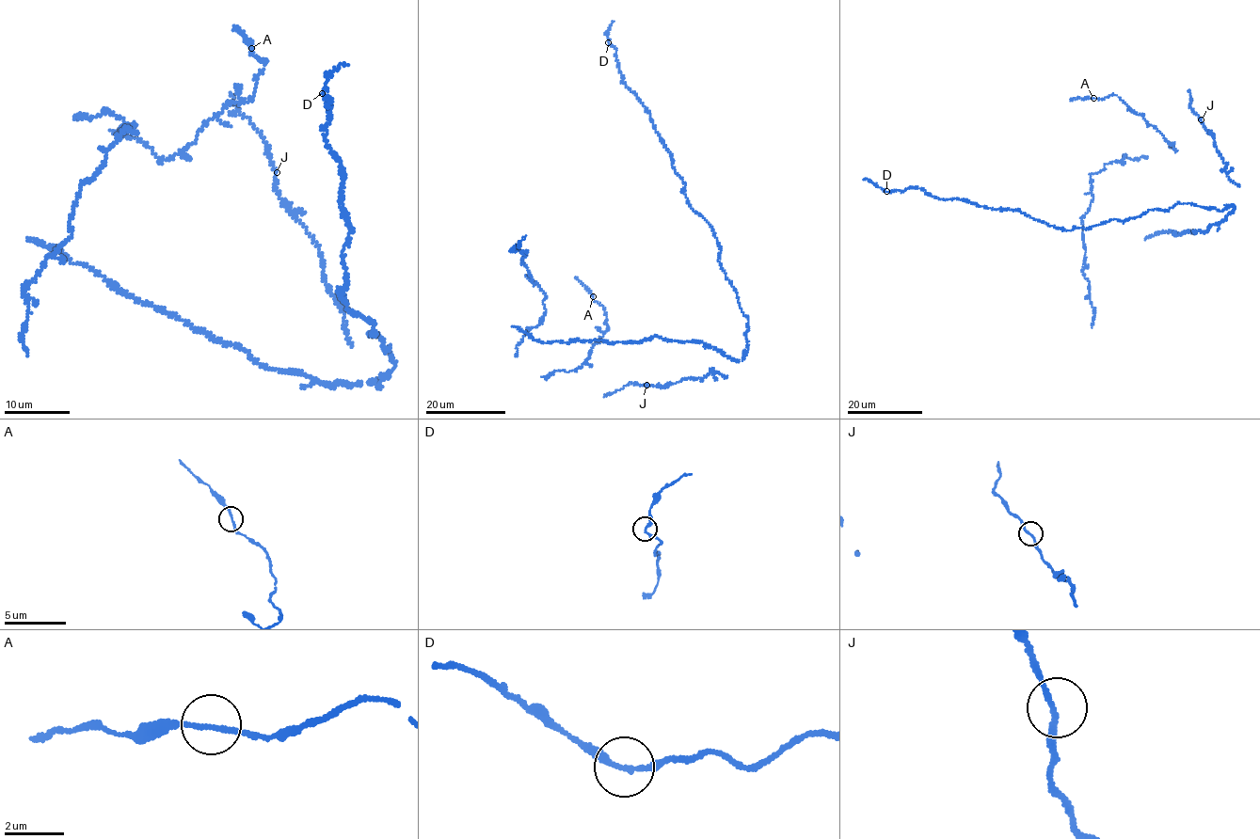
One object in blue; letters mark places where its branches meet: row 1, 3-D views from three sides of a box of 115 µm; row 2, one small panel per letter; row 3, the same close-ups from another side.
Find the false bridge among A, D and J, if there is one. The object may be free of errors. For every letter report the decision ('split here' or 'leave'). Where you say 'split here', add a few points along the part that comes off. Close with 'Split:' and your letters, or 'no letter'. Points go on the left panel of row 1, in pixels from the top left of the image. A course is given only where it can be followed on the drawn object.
A: leave
D: leave
J: leave
Split: no letter

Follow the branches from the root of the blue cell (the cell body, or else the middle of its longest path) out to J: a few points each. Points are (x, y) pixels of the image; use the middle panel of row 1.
J: (693, 379), (659, 387), (646, 385)

